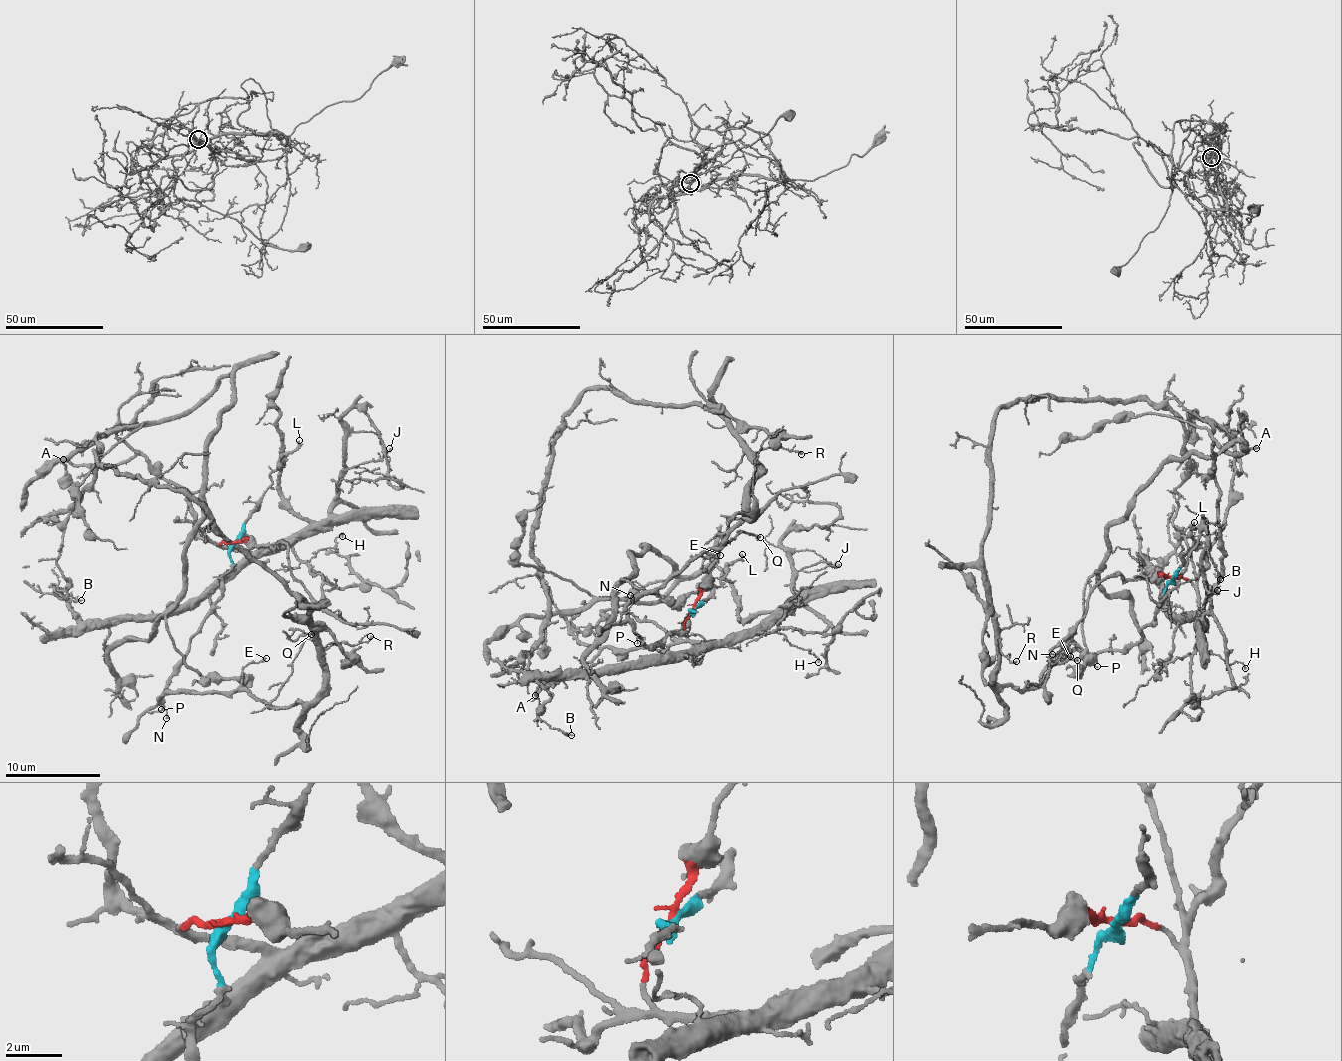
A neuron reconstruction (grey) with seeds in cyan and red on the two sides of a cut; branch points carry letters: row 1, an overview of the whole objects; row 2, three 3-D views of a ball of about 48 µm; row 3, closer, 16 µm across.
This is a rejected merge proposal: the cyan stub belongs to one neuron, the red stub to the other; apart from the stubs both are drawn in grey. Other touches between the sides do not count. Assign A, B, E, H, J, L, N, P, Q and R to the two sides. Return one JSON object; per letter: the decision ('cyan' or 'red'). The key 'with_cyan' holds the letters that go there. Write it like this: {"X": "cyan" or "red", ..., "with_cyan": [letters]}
{"A": "red", "B": "red", "E": "cyan", "H": "red", "J": "red", "L": "cyan", "N": "cyan", "P": "cyan", "Q": "cyan", "R": "cyan", "with_cyan": ["E", "L", "N", "P", "Q", "R"]}

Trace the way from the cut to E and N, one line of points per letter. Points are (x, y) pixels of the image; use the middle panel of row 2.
E: (693, 608), (665, 648), (647, 645), (629, 619), (631, 601), (664, 588), (695, 554), (720, 555)
N: (693, 608), (689, 626), (680, 634), (672, 632), (665, 648), (655, 647), (619, 621), (630, 608), (630, 596)

